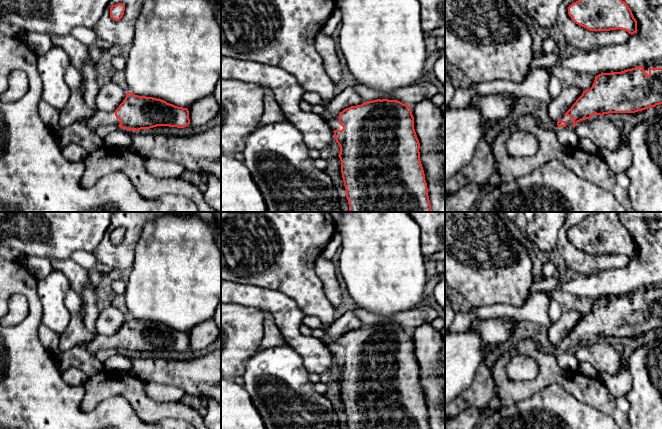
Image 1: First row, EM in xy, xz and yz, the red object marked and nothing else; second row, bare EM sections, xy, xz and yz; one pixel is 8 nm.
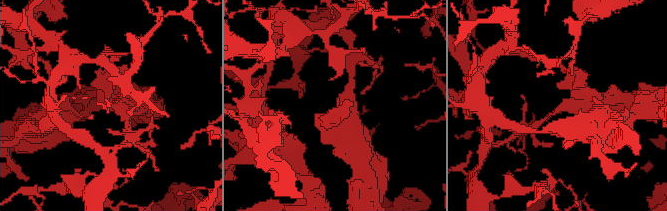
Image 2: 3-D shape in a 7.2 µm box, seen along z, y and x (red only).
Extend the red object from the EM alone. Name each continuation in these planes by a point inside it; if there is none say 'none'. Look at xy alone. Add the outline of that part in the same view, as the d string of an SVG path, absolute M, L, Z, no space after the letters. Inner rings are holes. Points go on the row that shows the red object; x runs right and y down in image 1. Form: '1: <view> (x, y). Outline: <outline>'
1: xy (99, 118). Outline: M97 110L95 114L88 119L87 126L92 130L96 130L97 127L101 125L120 125L120 120L116 118L115 111L112 112L105 112Z

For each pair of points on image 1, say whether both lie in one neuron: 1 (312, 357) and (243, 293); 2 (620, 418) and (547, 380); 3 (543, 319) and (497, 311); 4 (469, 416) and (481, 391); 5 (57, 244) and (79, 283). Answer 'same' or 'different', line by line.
1: same
2: same
3: same
4: different
5: different

